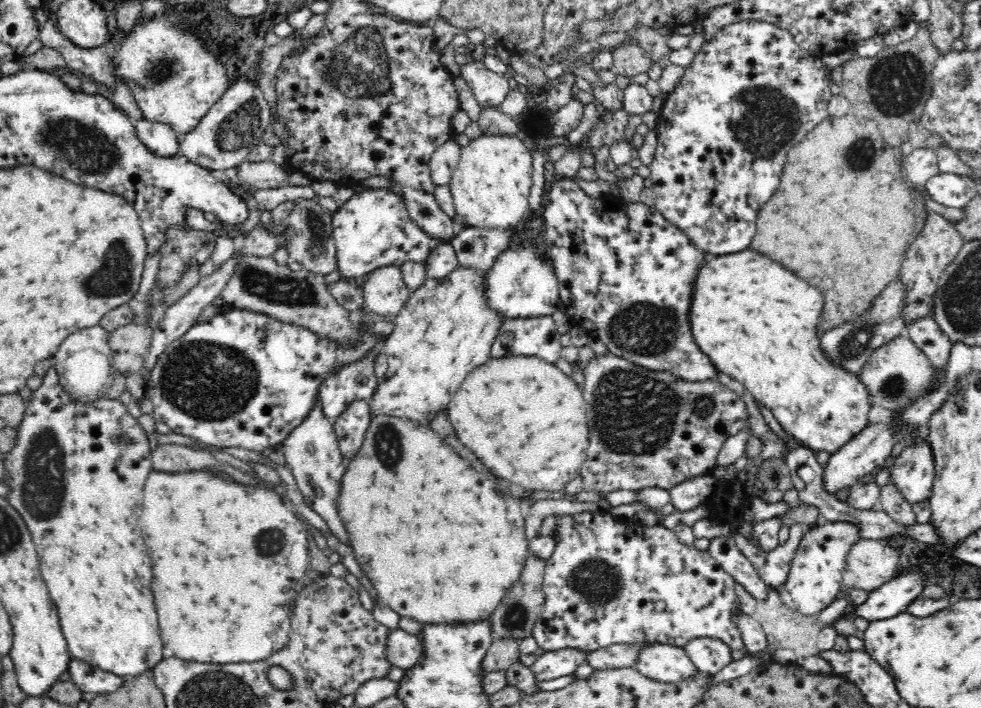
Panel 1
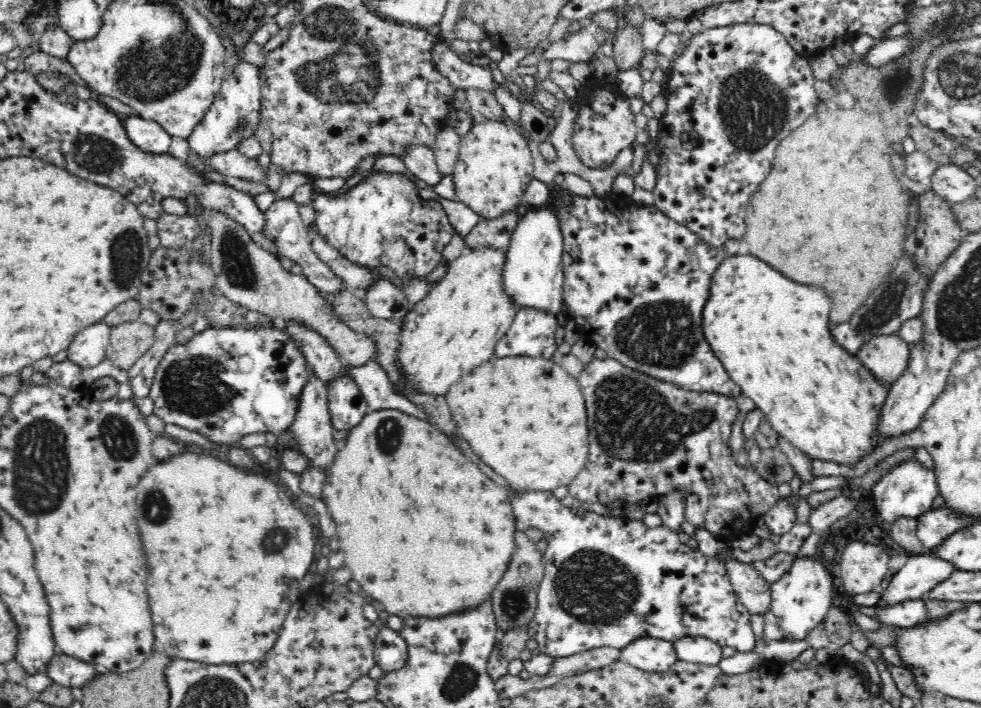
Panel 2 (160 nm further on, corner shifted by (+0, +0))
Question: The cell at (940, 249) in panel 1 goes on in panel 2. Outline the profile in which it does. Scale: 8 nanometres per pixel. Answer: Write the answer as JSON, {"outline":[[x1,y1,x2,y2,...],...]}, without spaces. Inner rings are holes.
{"outline":[[928,186,925,192,917,196,919,219,914,232,906,238,906,252,913,258,917,268,931,278,946,258,956,250,965,232,958,224,951,205,938,196,931,187]]}

